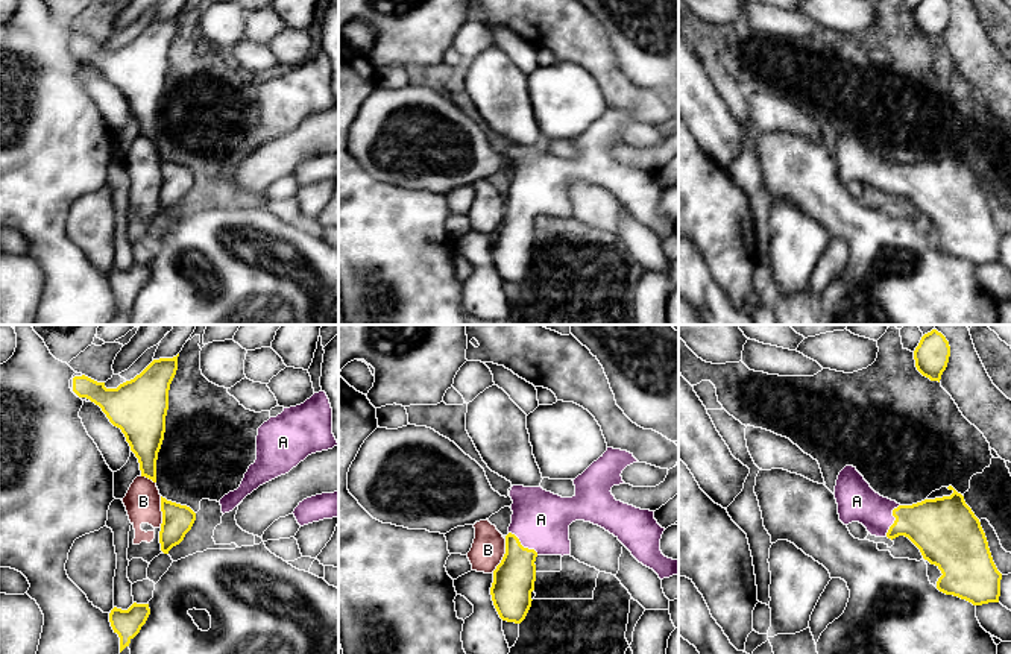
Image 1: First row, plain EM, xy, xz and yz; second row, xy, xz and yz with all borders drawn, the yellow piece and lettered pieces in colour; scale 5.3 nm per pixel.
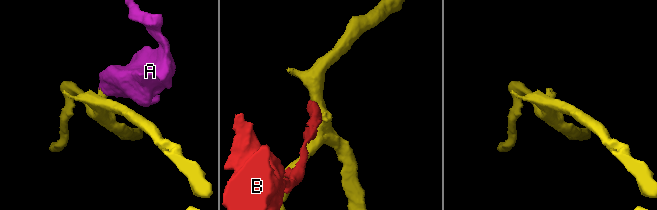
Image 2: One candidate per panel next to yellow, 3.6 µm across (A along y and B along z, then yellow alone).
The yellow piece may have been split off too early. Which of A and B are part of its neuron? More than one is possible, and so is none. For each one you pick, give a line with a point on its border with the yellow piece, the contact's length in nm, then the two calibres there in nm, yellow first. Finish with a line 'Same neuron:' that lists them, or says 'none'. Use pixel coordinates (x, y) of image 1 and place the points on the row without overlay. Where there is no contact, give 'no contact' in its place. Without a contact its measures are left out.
A: meets yellow in xz at (521, 205); contact 200 nm long; 220 nm thick on the yellow side, 300 nm on the other
Same neuron: A

